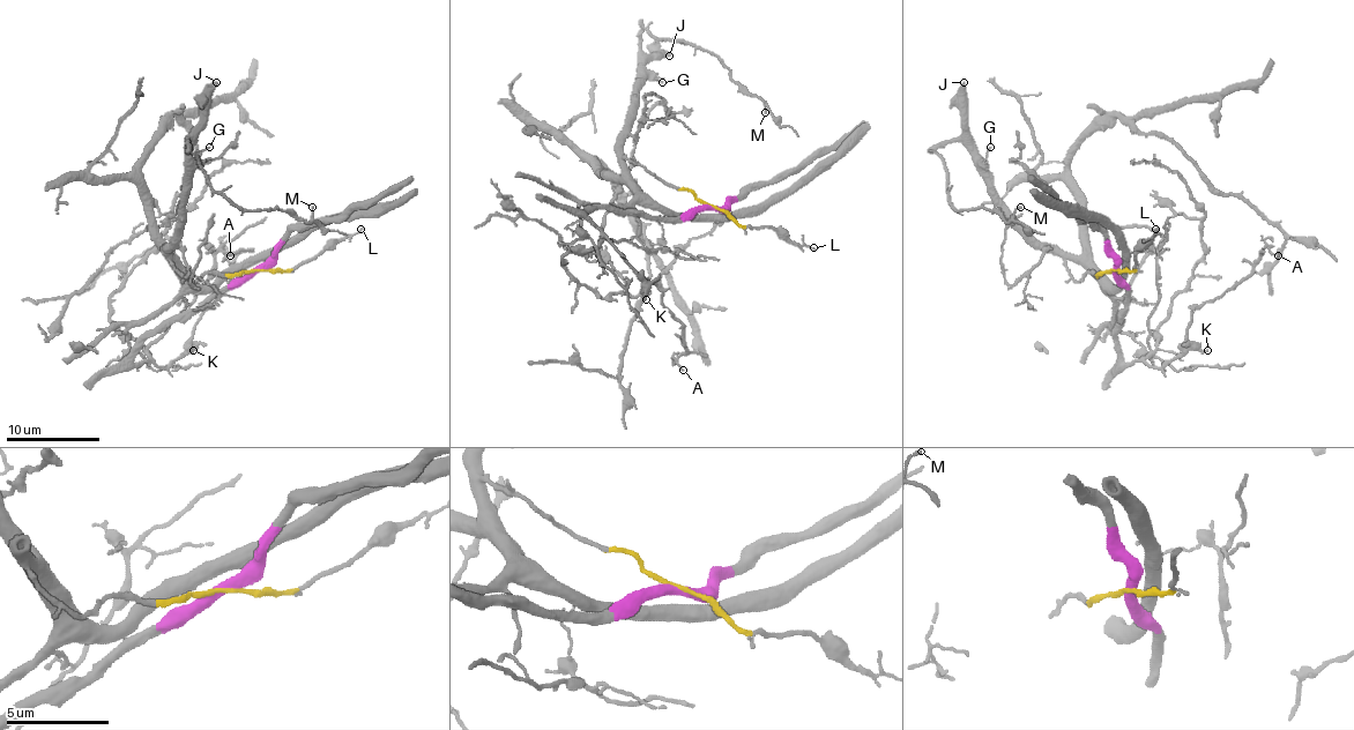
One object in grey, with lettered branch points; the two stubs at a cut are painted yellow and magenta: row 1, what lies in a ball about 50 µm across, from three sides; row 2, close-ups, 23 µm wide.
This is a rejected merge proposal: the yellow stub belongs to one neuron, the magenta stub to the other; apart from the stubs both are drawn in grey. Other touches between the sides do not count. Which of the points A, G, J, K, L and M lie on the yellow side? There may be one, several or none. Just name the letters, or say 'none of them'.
G, J, L, M

